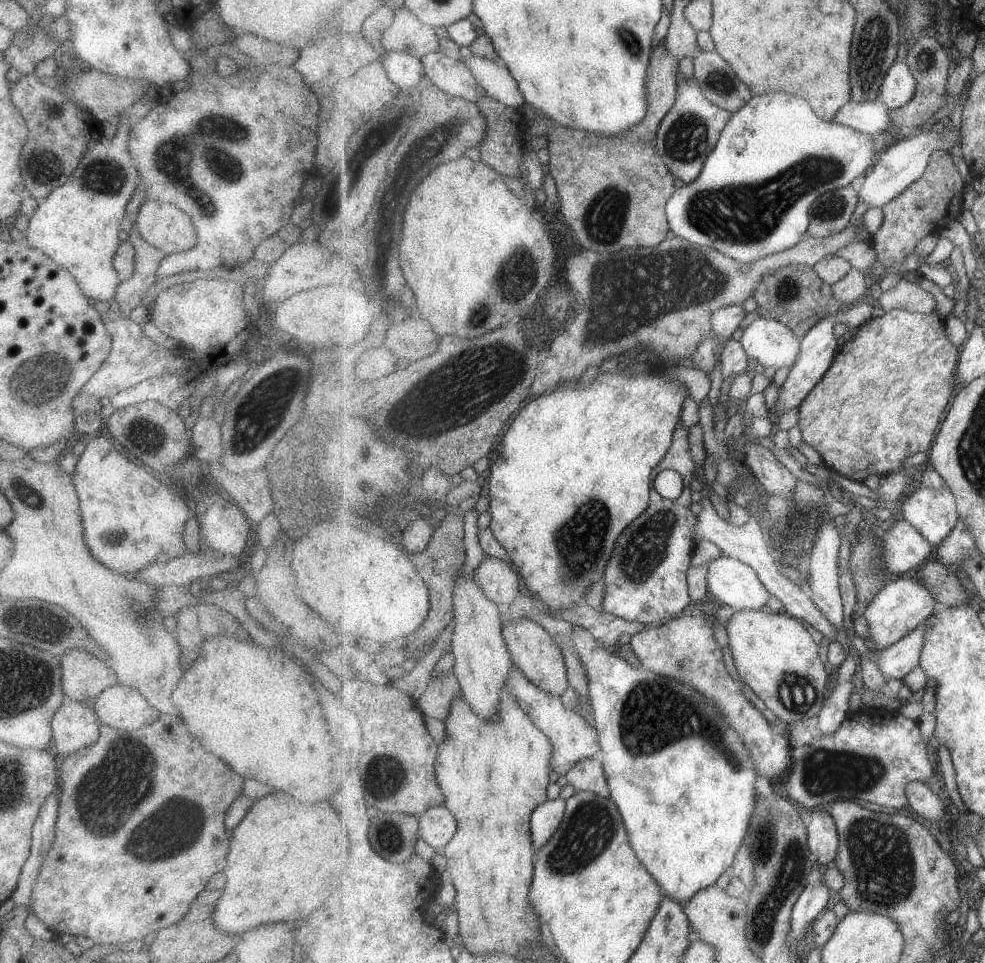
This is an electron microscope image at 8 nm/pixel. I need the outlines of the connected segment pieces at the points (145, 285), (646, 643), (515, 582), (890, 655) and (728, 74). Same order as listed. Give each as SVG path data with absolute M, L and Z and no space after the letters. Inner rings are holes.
M133 224L128 231L127 242L134 248L134 273L117 285L113 298L119 306L119 314L124 317L142 304L145 292L156 280L157 264L165 256L163 251L145 242Z
M701 607L692 616L677 618L659 627L646 628L644 631L632 635L629 641L630 648L639 658L641 666L643 666L644 669L649 669L654 673L681 680L681 682L685 682L685 684L693 684L693 686L699 688L709 700L713 700L713 702L723 710L723 714L727 716L726 719L730 722L730 725L742 736L754 760L757 772L767 778L775 788L779 788L784 782L787 772L789 772L791 766L793 766L793 749L791 748L790 740L786 733L777 734L772 731L772 724L765 720L765 716L761 714L759 708L745 698L741 686L739 686L739 683L731 676L724 659L722 646L719 646L718 640L715 637L715 633L717 633L716 622L717 620L715 616L713 616L713 612L706 610L705 607Z
M486 555L476 568L476 577L487 596L500 606L511 605L519 586L520 574L507 559Z
M925 624L917 627L913 632L905 635L905 638L896 642L891 648L879 652L880 671L889 680L905 678L911 670L920 666L922 650L926 641Z
M716 50L701 51L693 60L694 77L701 84L707 98L732 114L745 106L753 94L751 88L741 82L732 67Z

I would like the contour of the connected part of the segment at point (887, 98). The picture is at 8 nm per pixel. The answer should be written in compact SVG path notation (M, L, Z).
M898 58L884 78L879 101L890 110L901 108L913 100L917 90L916 84L910 66Z

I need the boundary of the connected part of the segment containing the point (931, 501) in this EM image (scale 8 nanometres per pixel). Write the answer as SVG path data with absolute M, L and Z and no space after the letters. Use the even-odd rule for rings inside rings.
M949 485L940 489L921 486L901 506L903 518L917 527L934 547L939 546L959 522L958 504Z

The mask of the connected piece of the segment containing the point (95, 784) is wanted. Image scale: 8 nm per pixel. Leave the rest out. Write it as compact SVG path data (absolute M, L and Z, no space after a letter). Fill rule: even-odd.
M161 714L157 718L157 722L143 726L131 734L113 730L109 726L99 726L99 740L96 740L90 747L76 750L64 759L59 759L58 765L57 822L55 822L51 846L48 848L47 856L44 858L32 888L31 906L35 916L55 936L63 934L63 932L73 935L81 934L81 936L90 938L95 945L123 945L133 939L143 940L145 934L149 934L149 937L153 936L157 930L179 922L179 919L182 919L190 909L193 898L205 888L207 880L225 868L225 856L227 856L227 848L229 848L227 846L229 832L225 828L224 818L228 806L242 794L242 782L244 781L242 776L239 776L222 760L195 742L185 732L181 720L175 716L169 716L169 714ZM157 860L167 860L167 866L155 866L153 862L157 862Z

